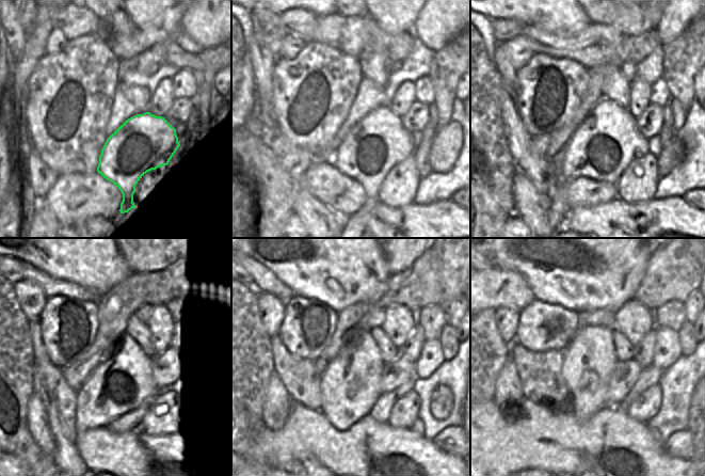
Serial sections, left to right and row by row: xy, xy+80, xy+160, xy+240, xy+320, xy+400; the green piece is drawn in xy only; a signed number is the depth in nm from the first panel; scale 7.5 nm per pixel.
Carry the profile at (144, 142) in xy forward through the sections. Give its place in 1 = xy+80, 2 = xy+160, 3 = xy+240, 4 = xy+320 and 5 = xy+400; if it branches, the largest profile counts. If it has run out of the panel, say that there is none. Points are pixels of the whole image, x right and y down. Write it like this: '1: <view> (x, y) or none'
1: xy+80 (372, 146)
2: xy+160 (601, 148)
3: xy+240 (119, 383)
4: xy+320 (351, 383)
5: xy+400 (588, 362)

